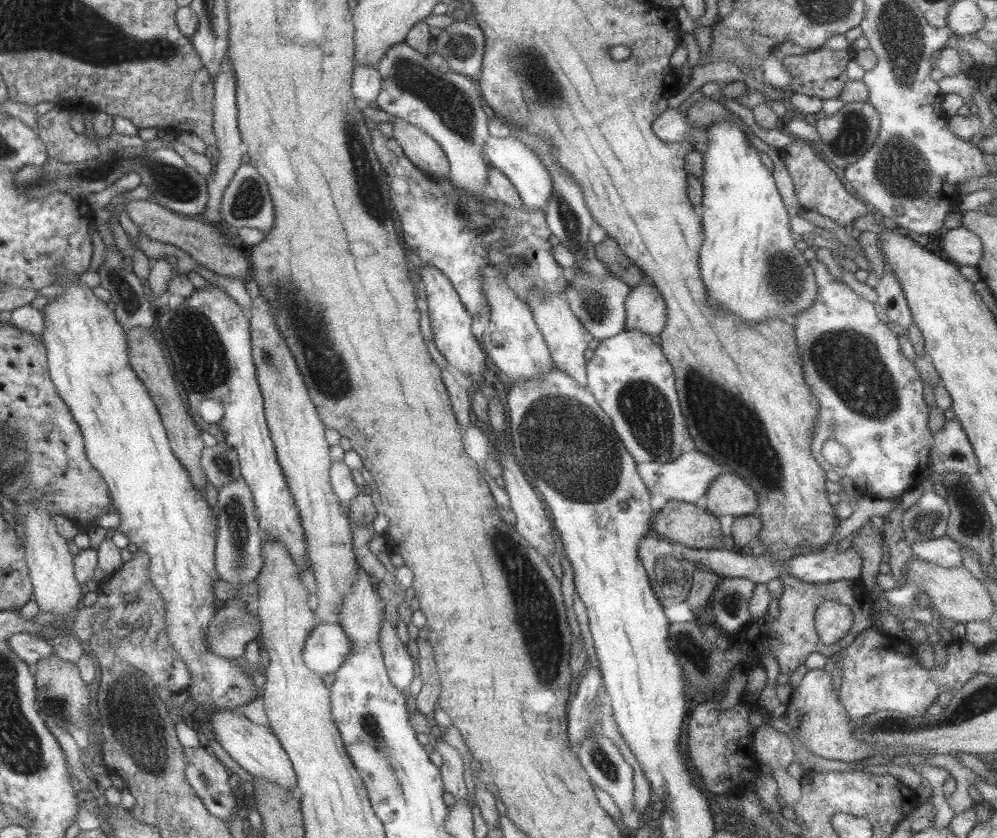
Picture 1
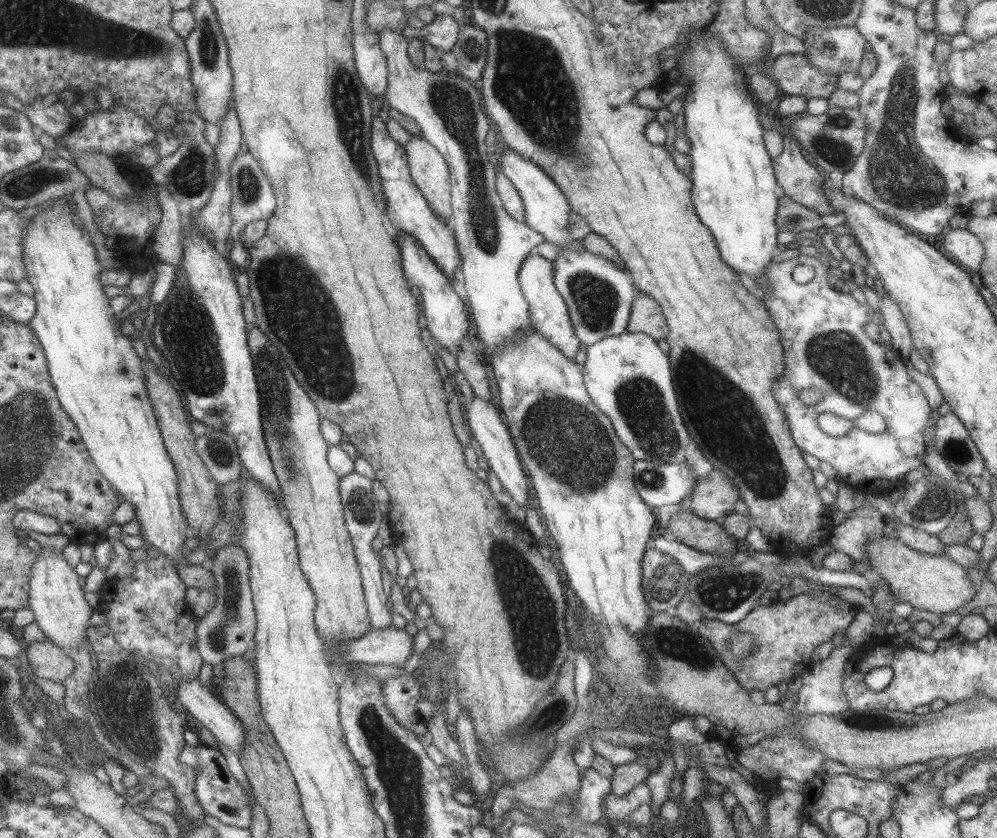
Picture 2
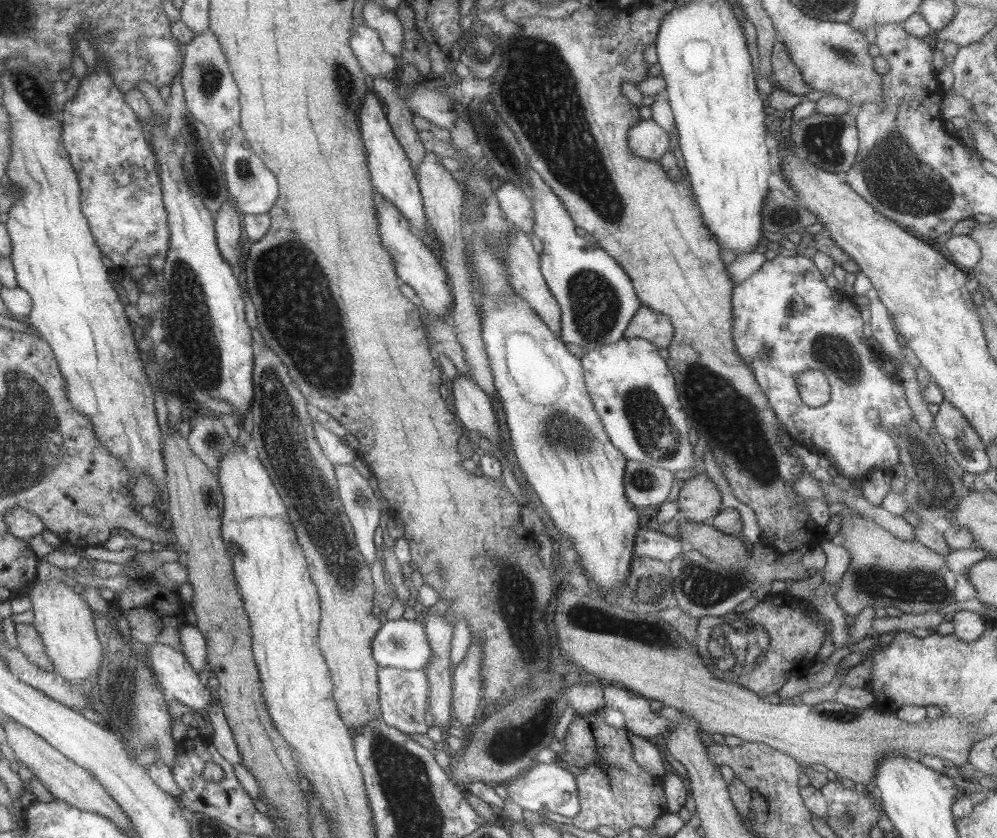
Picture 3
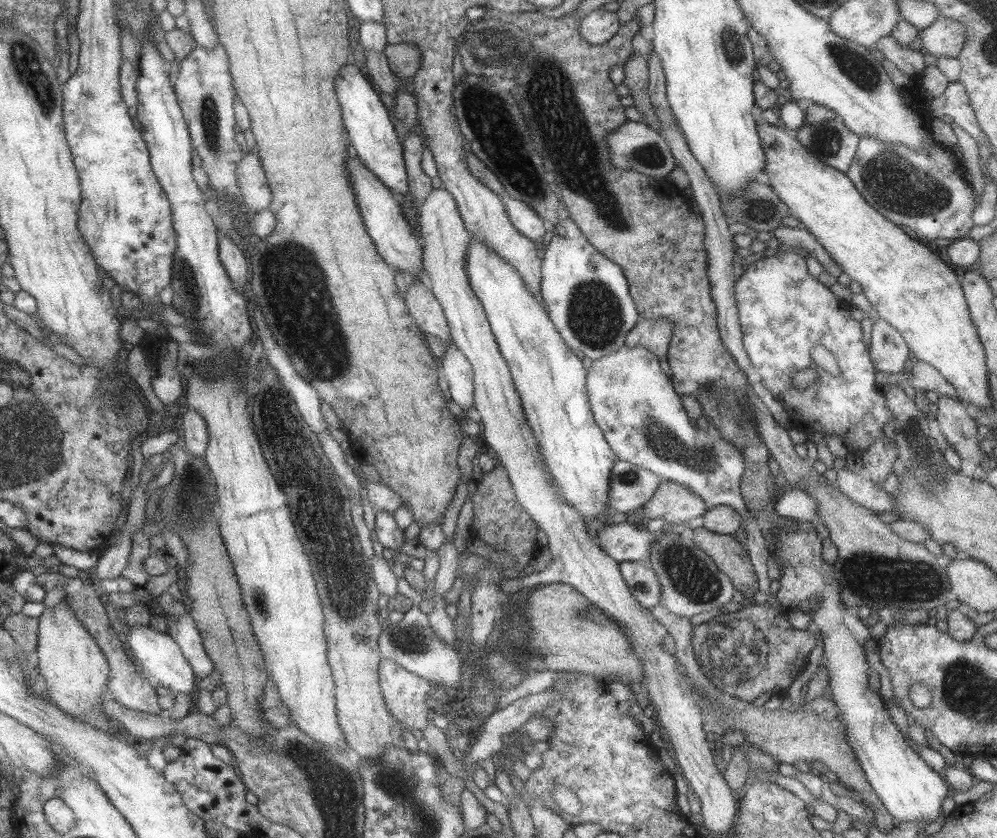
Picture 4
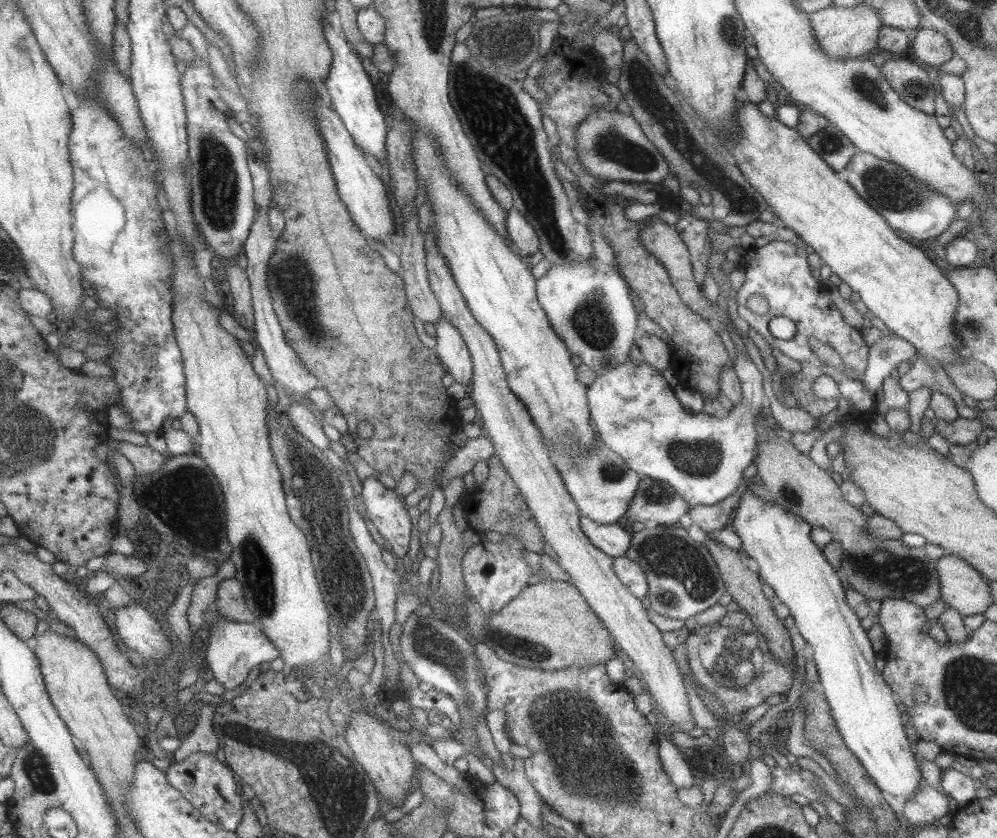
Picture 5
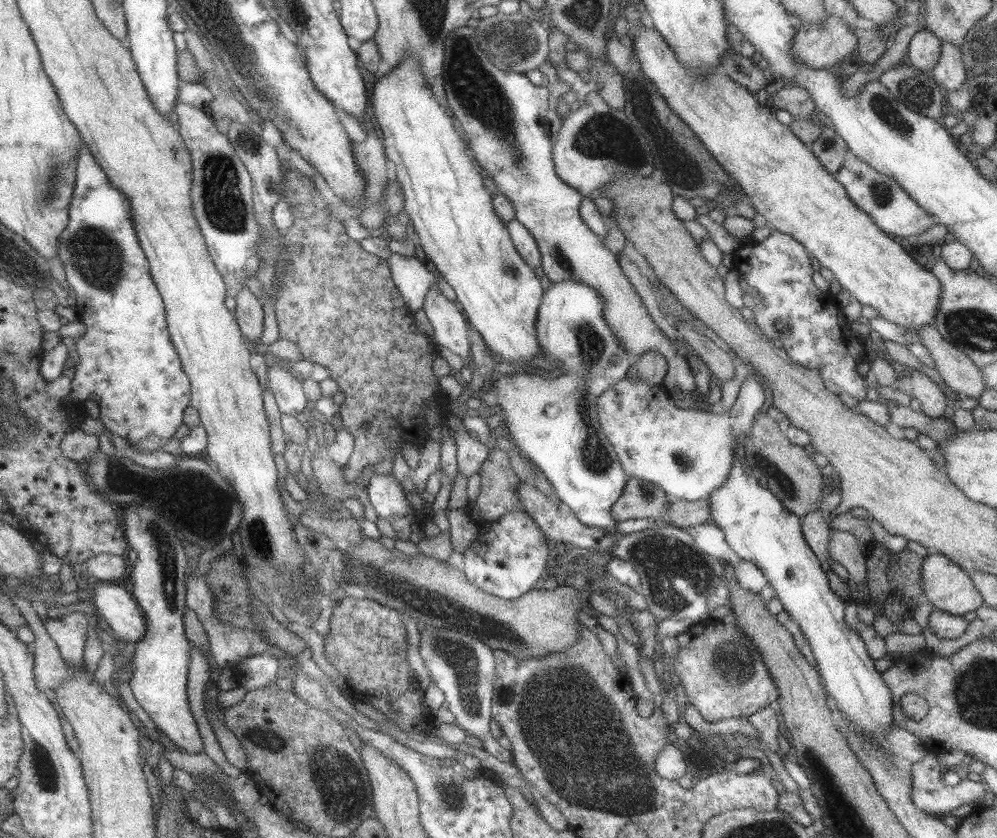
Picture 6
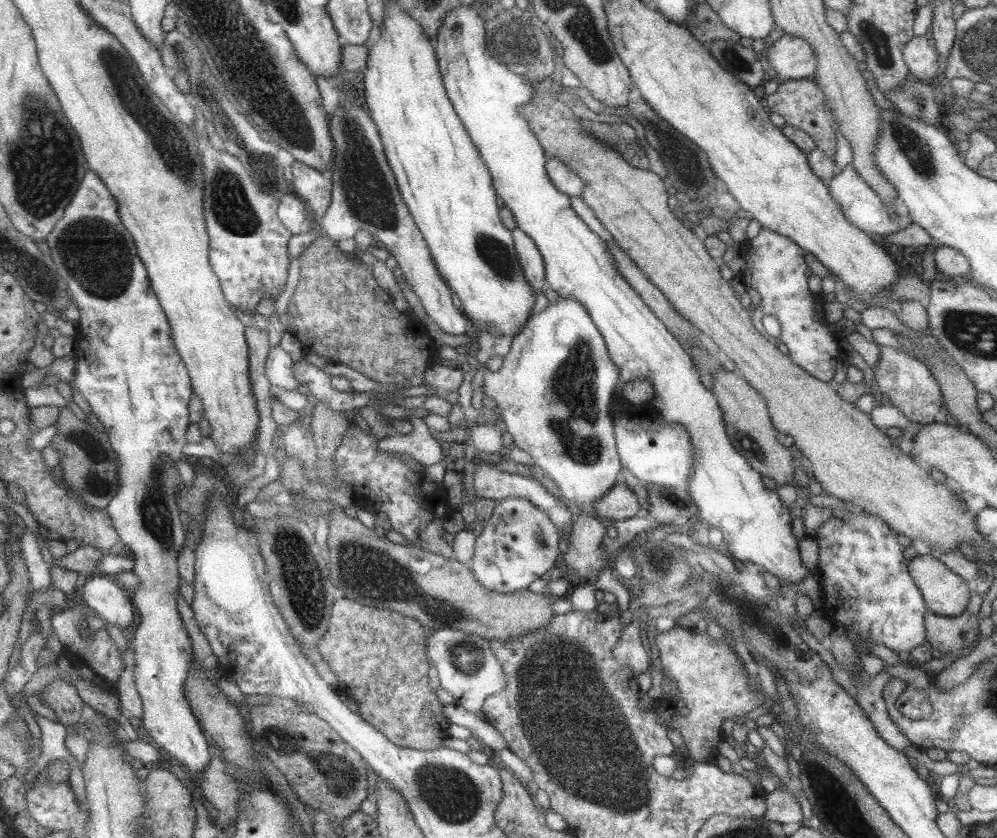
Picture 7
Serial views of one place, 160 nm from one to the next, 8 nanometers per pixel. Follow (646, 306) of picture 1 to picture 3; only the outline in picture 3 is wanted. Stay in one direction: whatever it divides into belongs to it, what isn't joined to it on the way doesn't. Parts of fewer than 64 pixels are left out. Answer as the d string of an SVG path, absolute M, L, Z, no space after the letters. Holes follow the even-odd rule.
M641 304L625 329L624 338L644 338L655 348L668 348L674 335L673 325L667 315Z

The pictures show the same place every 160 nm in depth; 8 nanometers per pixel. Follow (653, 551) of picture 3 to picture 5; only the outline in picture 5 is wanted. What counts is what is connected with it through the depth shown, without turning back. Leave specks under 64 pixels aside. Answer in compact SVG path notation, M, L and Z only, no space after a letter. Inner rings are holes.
M581 515L579 527L595 548L613 558L623 556L631 540L630 530L616 523L601 525Z

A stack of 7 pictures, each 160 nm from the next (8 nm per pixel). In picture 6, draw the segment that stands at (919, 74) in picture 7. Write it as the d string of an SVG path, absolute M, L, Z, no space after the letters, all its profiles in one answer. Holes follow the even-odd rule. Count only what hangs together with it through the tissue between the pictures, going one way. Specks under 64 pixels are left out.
M921 27L910 39L906 53L906 63L922 72L930 73L941 54L941 40Z

